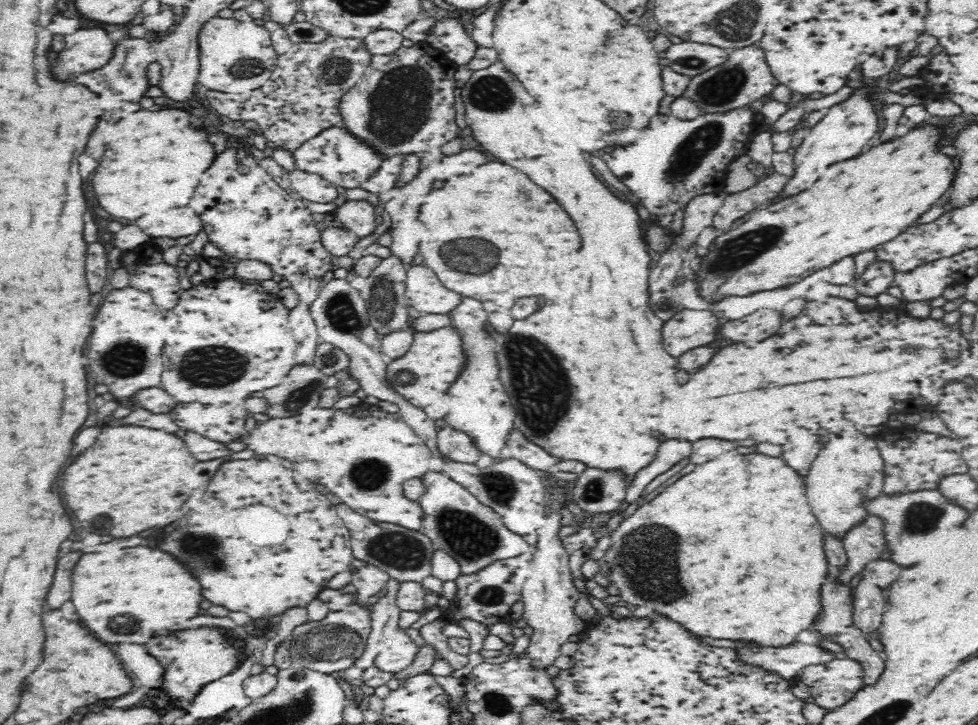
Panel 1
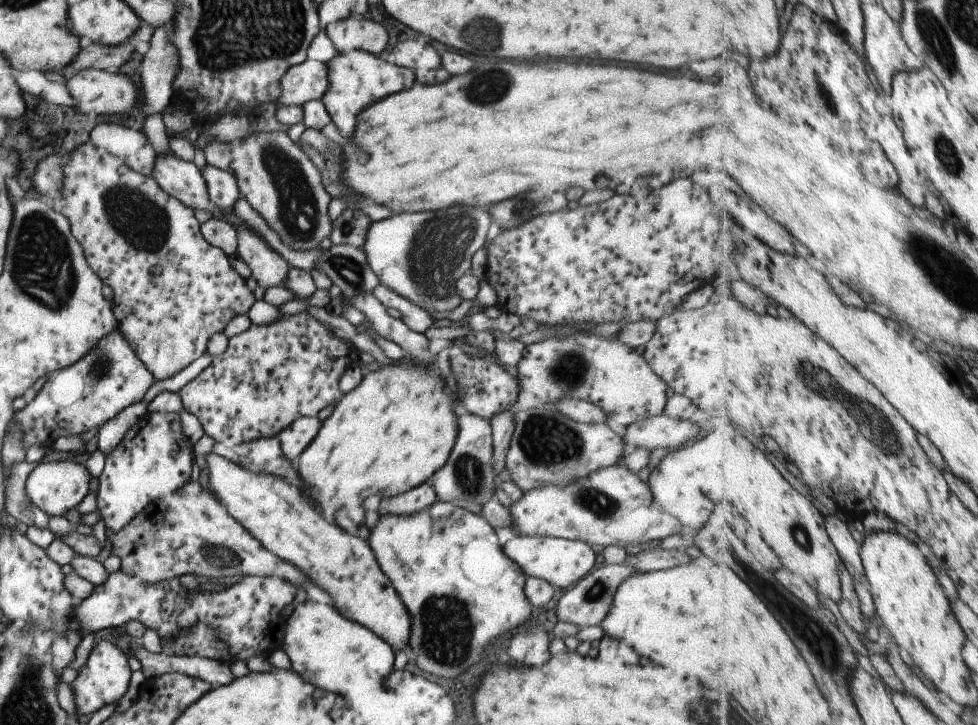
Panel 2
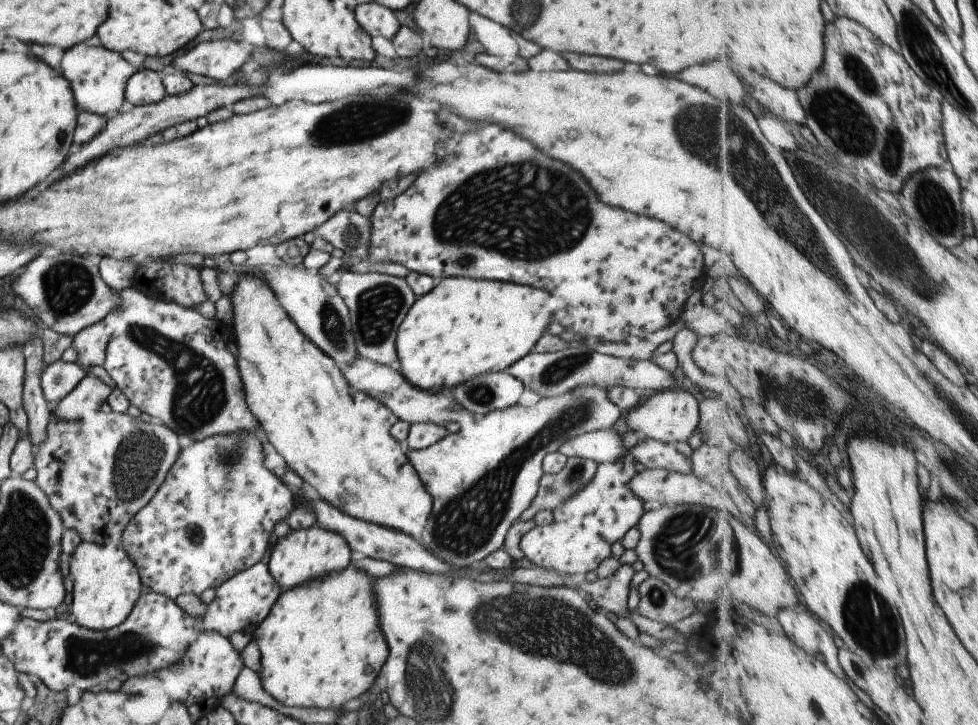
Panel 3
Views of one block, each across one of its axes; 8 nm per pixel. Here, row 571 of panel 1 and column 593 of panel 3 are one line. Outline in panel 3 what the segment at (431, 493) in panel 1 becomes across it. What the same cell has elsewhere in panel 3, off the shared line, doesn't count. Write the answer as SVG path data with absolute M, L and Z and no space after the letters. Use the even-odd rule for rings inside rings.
M568 457L560 472L545 473L540 482L540 490L532 500L531 507L541 510L556 511L579 494L597 474L598 464L592 460Z

